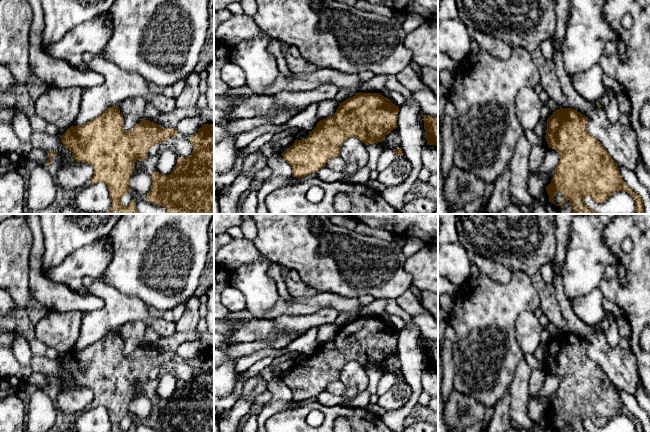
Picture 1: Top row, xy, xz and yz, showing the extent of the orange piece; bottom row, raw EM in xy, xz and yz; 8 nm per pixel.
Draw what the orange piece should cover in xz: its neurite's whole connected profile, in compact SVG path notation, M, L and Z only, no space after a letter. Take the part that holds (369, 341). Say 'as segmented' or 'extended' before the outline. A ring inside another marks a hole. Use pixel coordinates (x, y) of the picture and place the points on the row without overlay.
as segmented; M356 317L352 322L339 327L333 340L318 345L305 364L296 363L281 379L291 390L293 401L308 400L324 392L330 383L339 381L342 369L348 362L356 361L366 370L383 366L383 363L398 351L398 336L399 330L380 317Z

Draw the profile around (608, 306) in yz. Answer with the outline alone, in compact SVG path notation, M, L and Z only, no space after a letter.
M604 299L603 308L605 312L612 312L616 317L623 316L622 310L613 302Z

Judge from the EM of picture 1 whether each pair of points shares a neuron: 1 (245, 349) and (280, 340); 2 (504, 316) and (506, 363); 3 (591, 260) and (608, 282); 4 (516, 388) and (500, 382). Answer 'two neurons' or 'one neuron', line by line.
1: two neurons
2: one neuron
3: two neurons
4: two neurons

